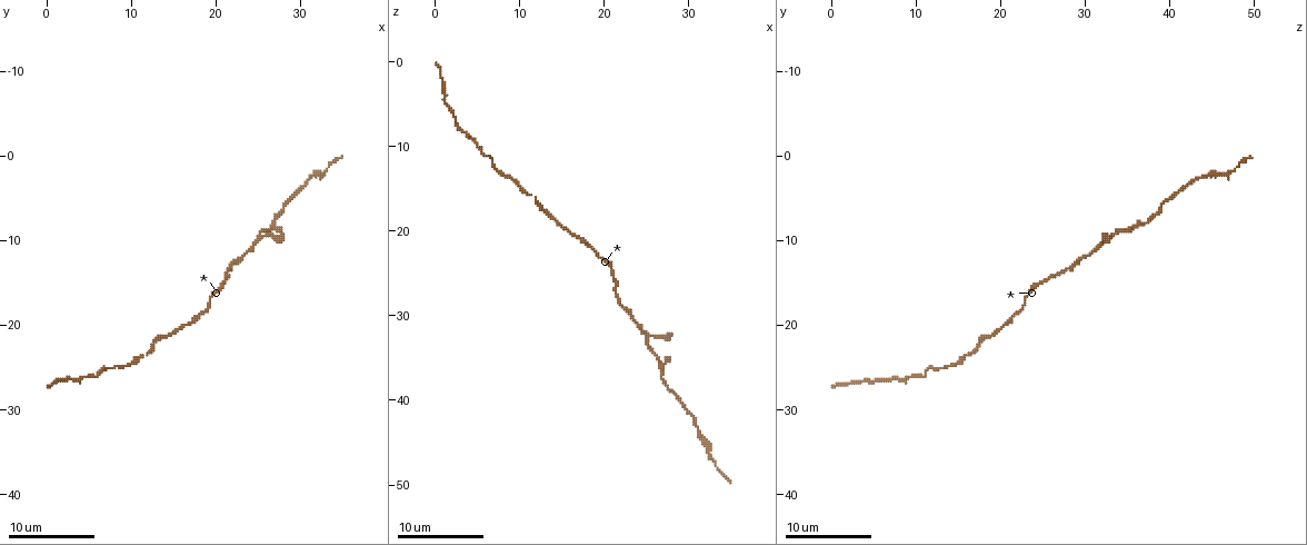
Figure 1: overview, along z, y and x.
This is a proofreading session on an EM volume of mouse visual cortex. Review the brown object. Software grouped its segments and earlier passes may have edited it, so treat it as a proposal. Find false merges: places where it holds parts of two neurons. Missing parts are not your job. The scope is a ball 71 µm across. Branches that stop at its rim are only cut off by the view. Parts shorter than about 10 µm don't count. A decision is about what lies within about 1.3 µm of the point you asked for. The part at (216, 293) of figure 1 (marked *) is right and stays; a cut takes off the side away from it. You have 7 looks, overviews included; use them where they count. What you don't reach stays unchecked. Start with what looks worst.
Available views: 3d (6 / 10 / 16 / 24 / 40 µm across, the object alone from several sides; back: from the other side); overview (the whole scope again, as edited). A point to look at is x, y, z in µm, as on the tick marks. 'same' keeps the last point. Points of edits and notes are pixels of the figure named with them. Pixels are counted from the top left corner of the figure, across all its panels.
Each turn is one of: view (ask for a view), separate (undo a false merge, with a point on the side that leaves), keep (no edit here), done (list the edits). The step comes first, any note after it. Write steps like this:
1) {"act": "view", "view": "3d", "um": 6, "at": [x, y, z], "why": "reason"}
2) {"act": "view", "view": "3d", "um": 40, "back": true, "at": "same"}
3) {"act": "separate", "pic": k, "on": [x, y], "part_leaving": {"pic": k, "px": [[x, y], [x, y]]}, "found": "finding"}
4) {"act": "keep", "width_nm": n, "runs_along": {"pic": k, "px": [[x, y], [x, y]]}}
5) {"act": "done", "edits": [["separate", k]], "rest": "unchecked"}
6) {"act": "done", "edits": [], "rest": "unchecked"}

{"act": "view", "view": "3d", "um": 10, "at": [24.8, 9.6, 33.0]}

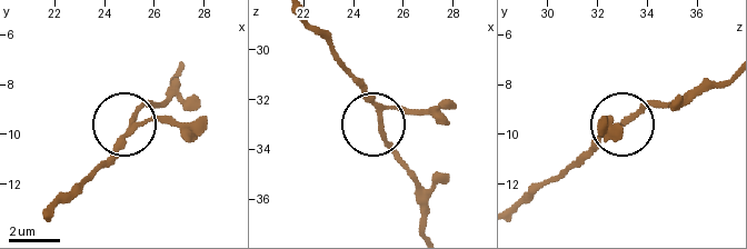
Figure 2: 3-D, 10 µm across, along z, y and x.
{"act": "keep", "runs_along": {"pic": 2, "px": [[46, 217], [121, 140], [135, 115], [170, 98]]}, "found": "one neuron here"}

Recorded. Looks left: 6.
{"act": "view", "view": "3d", "um": 6, "at": [26.8, 7.8, 37.0], "why": "calibre changes"}

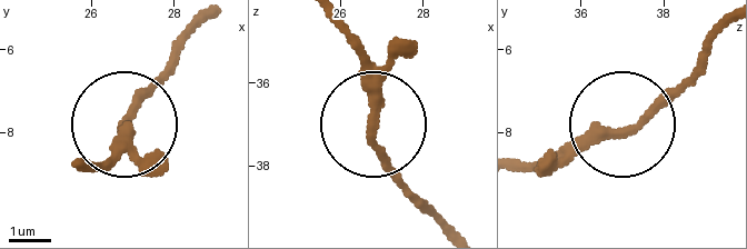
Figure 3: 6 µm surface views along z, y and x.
{"act": "view", "view": "3d", "um": 6, "back": true, "at": [26.75, 7.95, 37.05], "why": "other side"}

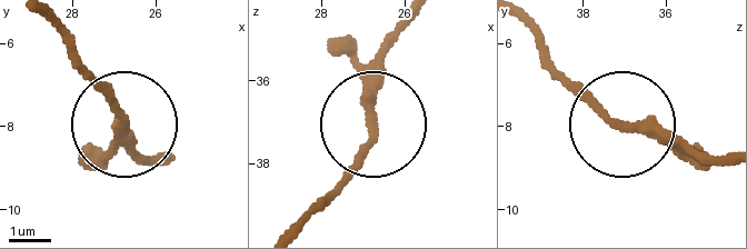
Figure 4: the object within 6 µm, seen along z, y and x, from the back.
{"act": "keep", "runs_along": {"pic": 4, "px": [[720, 162], [625, 127], [543, 52]]}, "found": "all the same neuron"}

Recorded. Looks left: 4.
{"act": "view", "view": "3d", "um": 6, "at": [31.4, 2.2, 44.0], "why": "thick turns thin"}

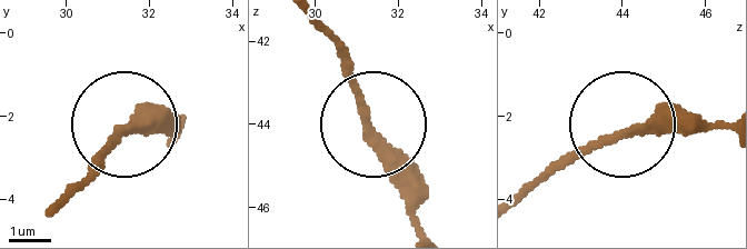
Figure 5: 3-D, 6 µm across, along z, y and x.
{"act": "view", "view": "3d", "um": 6, "back": true, "at": [31.20, 2.40, 43.95]}

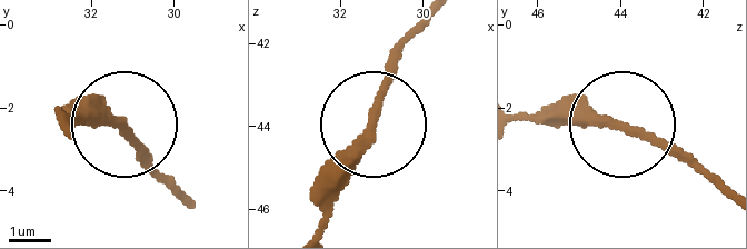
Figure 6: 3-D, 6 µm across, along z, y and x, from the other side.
{"act": "keep", "runs_along": {"pic": 6, "px": [[419, 27], [384, 80], [374, 143], [317, 203]]}, "found": "continuous, no second neuron"}

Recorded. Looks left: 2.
{"act": "done", "edits": [], "rest": "unchecked"}

